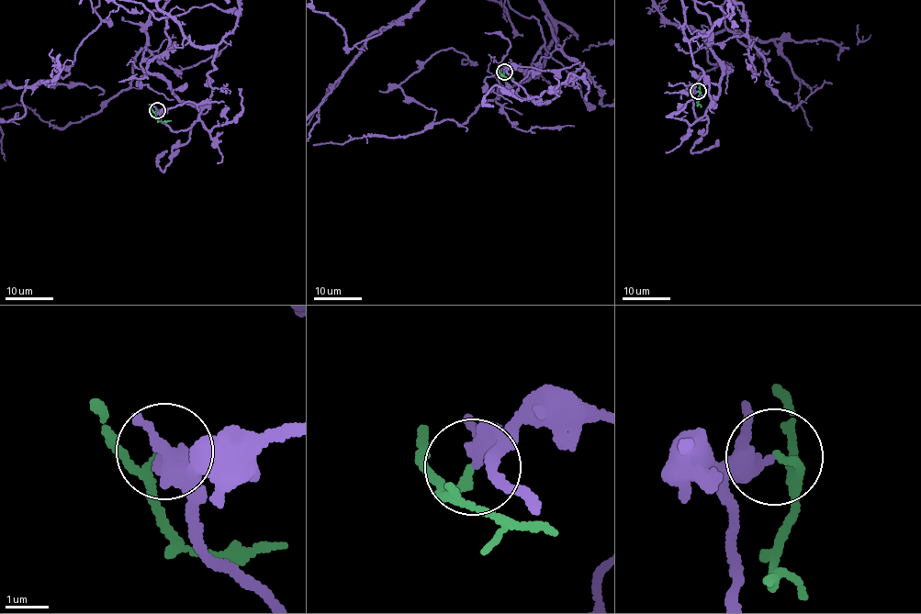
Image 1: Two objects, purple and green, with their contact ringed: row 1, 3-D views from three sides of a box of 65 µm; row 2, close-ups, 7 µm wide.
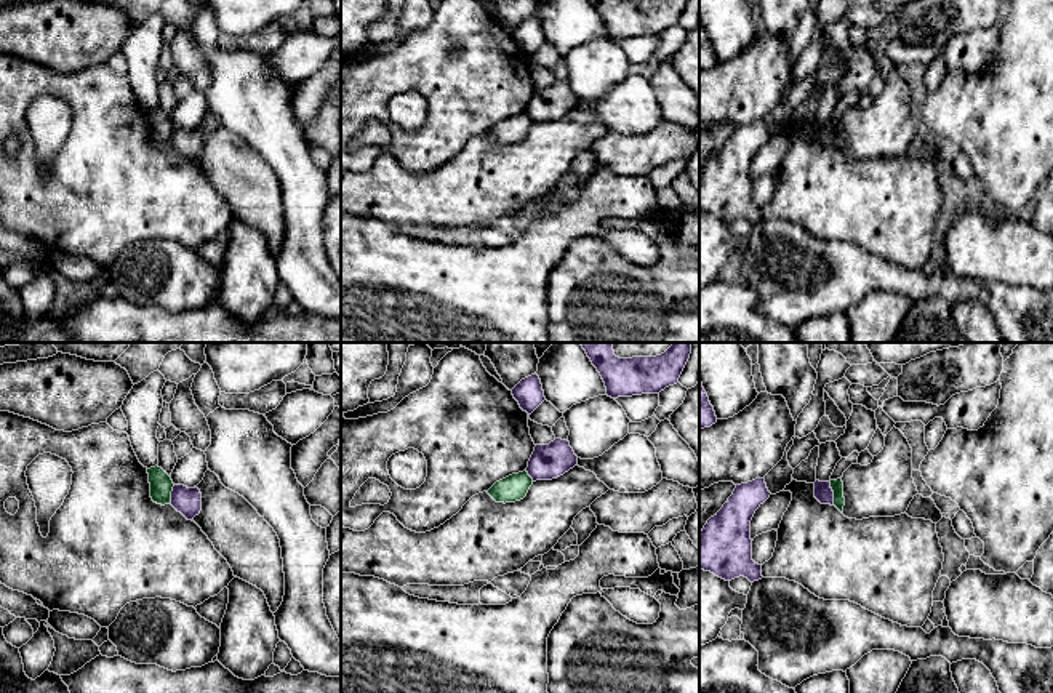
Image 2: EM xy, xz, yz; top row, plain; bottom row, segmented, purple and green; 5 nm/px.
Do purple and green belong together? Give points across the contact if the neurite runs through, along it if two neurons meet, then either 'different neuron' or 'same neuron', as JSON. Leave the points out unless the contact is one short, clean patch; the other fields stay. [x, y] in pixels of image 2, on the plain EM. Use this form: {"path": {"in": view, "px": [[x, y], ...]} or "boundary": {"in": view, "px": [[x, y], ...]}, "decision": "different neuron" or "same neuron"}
{"boundary": {"in": "yz", "px": [[829, 122], [834, 146]]}, "decision": "different neuron"}

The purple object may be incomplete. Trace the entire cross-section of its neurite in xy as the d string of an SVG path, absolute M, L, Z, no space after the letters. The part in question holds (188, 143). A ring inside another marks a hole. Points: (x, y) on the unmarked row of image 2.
M174 126L171 133L171 147L187 162L194 162L202 152L202 134L198 130Z

